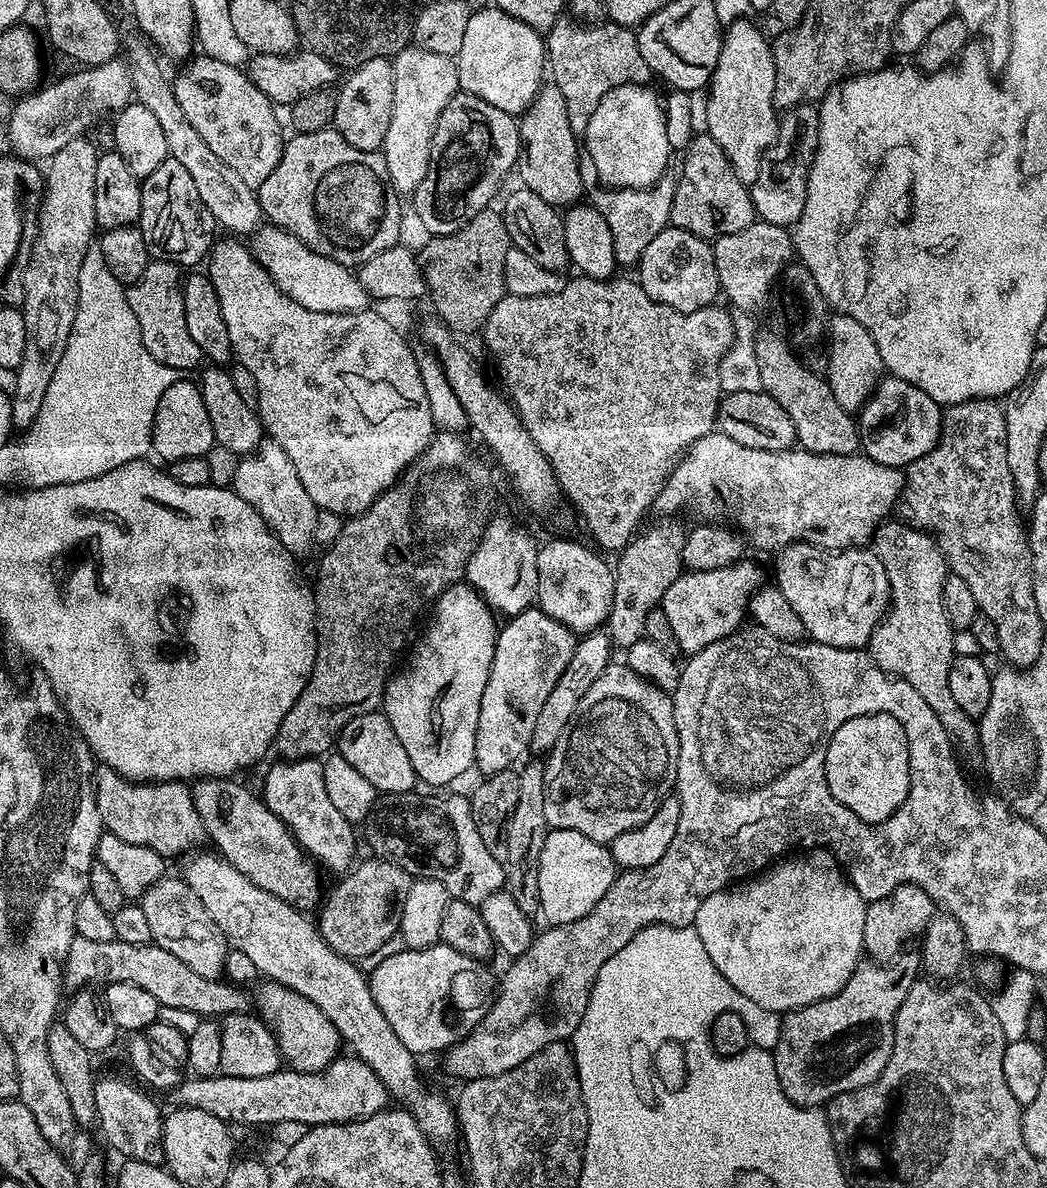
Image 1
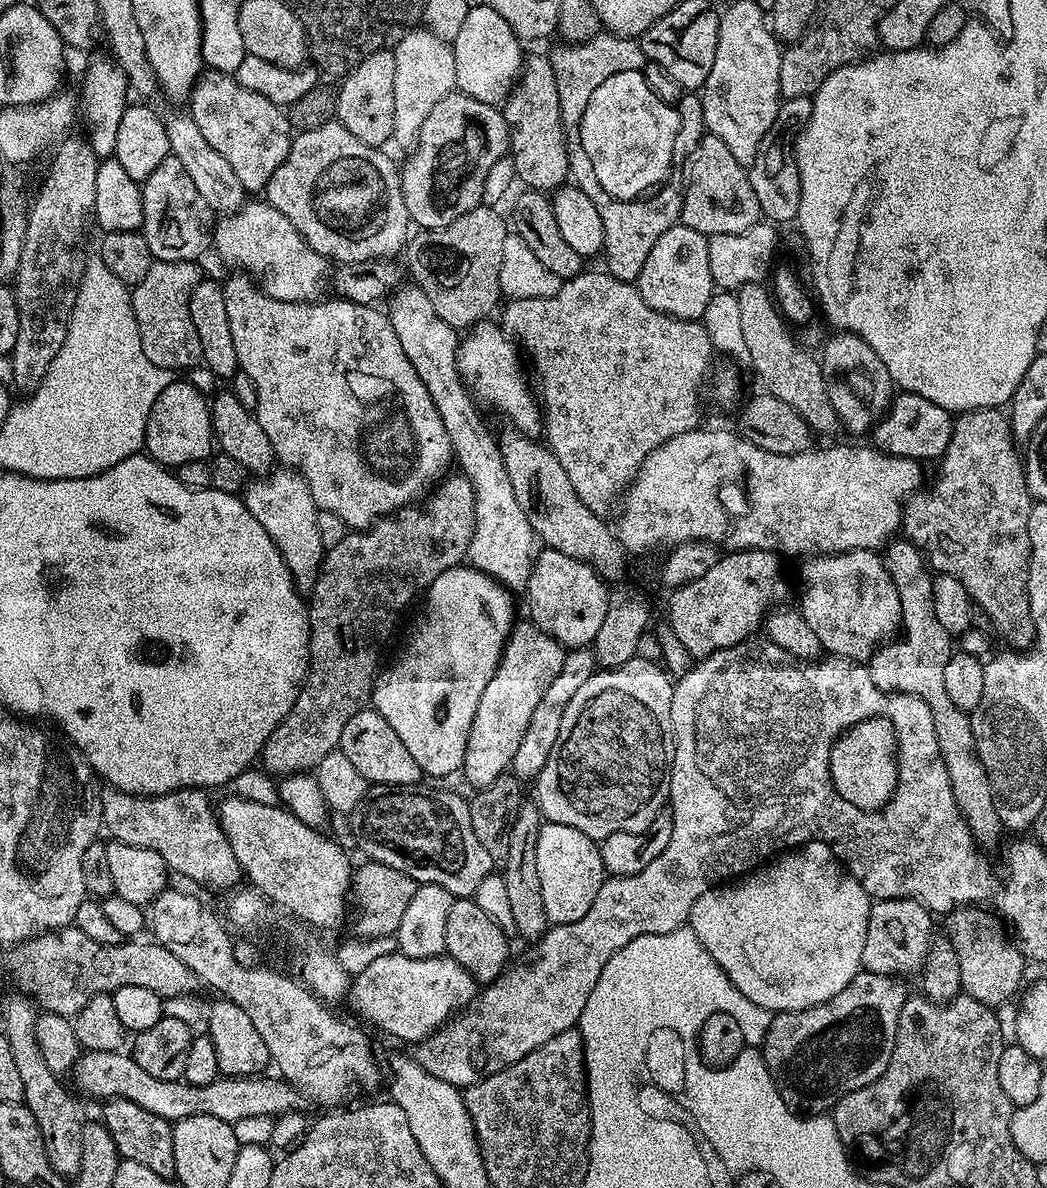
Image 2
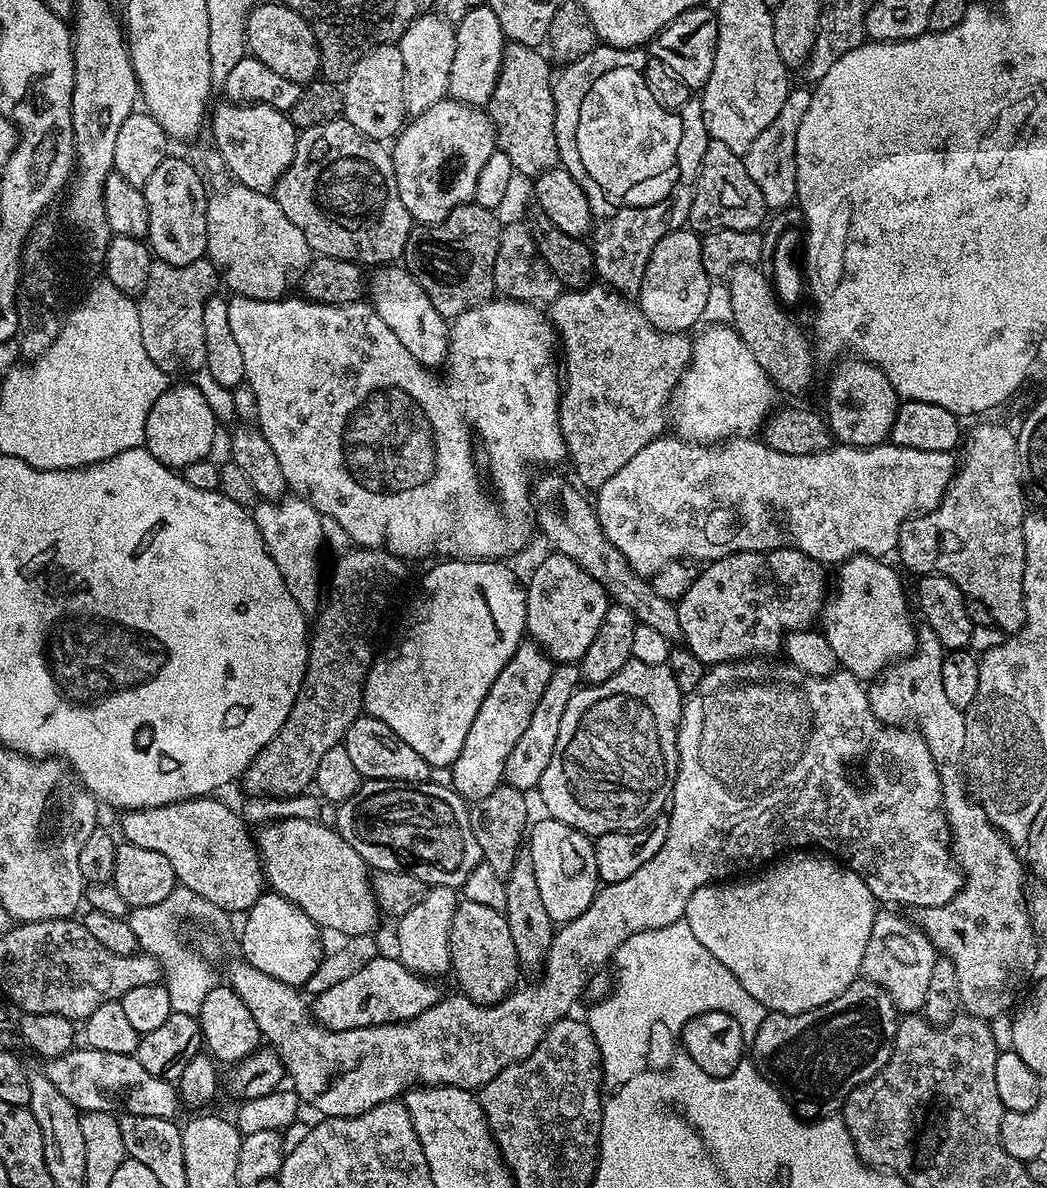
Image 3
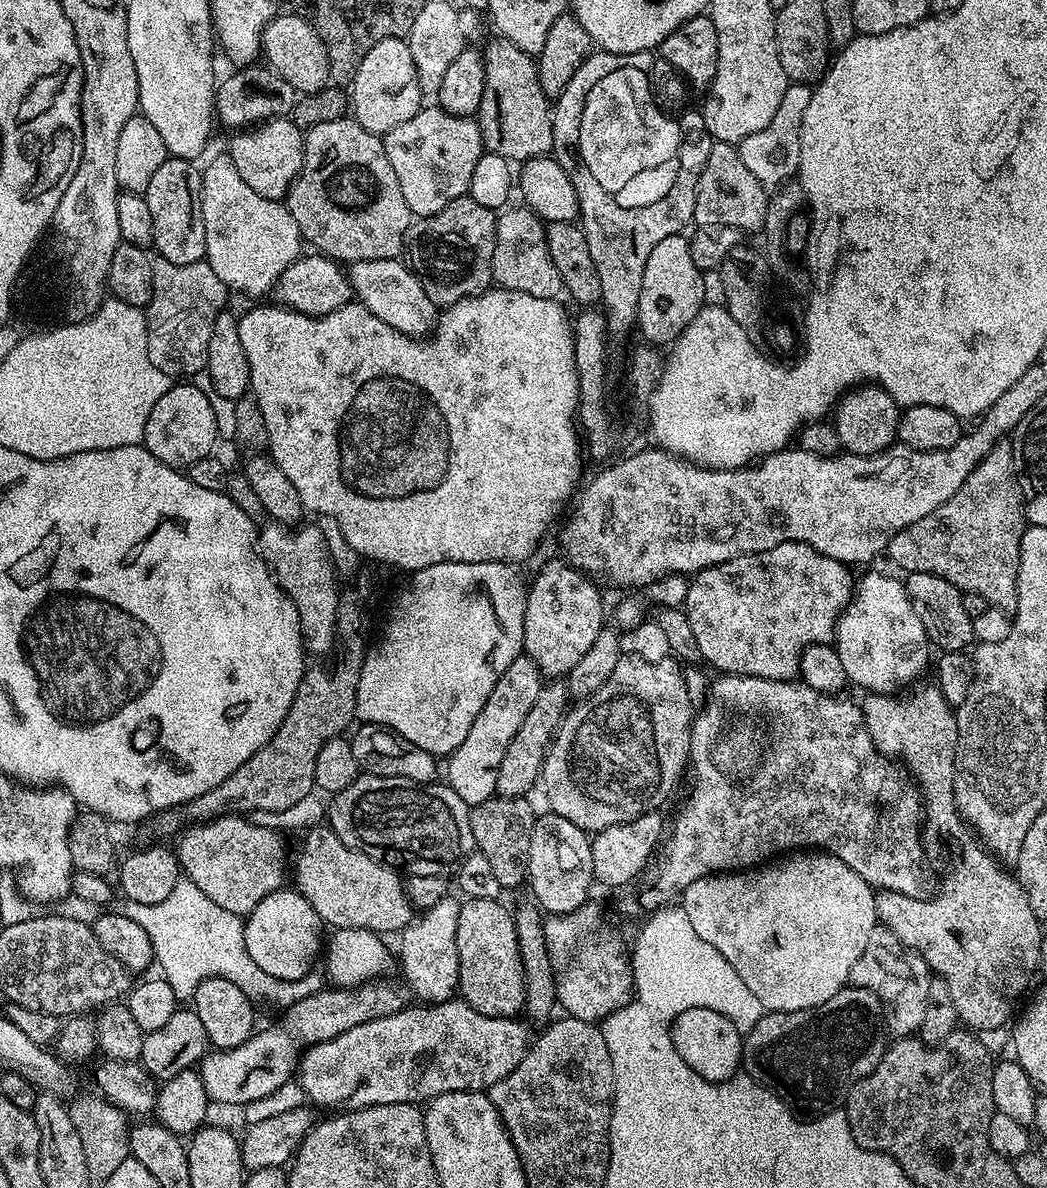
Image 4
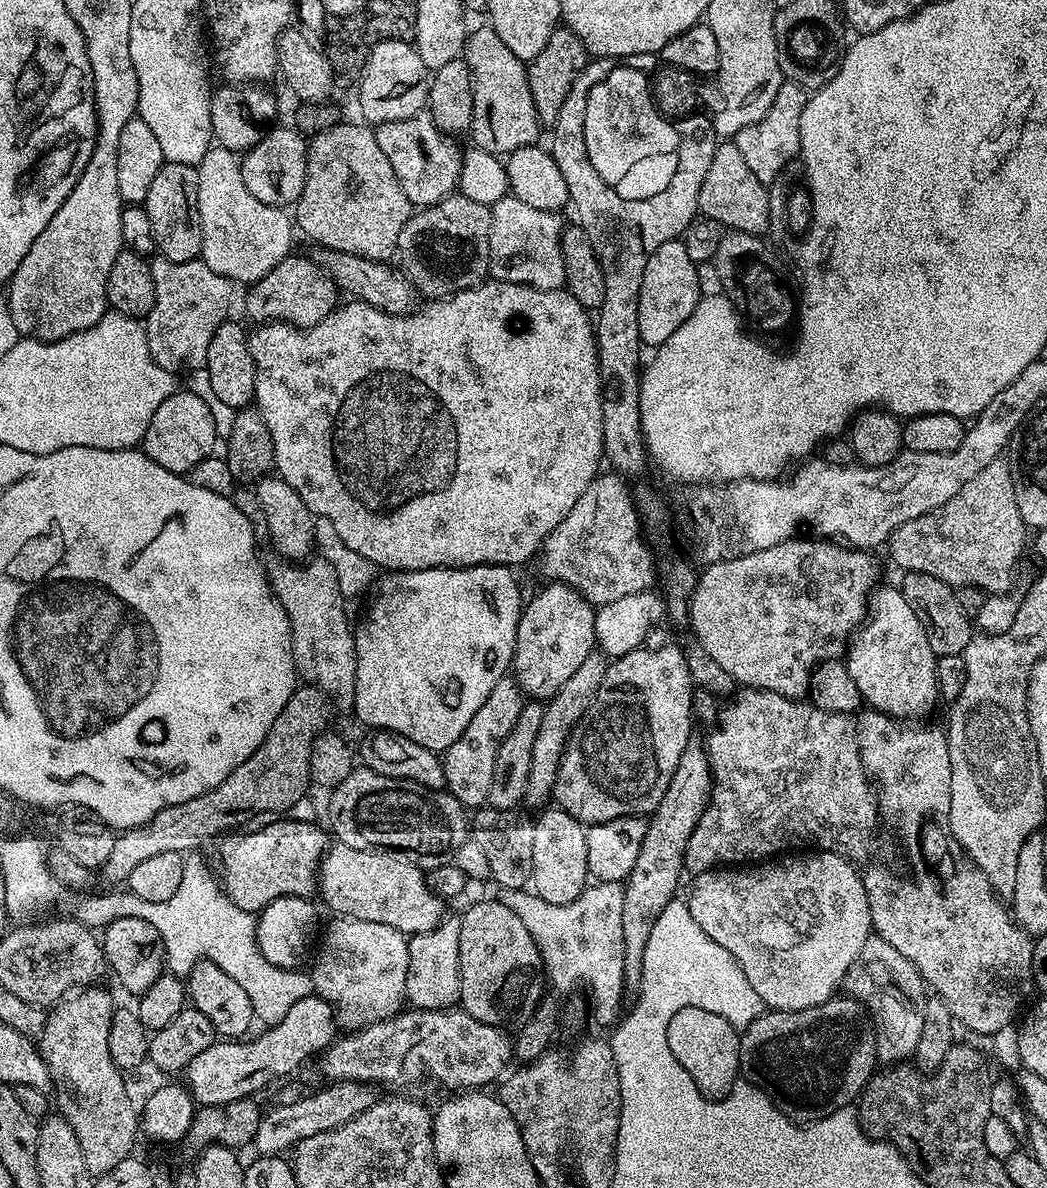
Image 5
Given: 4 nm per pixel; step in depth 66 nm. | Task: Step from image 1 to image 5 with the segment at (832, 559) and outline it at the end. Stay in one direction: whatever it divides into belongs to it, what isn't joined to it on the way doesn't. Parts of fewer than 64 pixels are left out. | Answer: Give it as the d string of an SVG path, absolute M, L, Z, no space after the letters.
M877 587L870 597L870 615L856 629L847 649L846 663L850 670L850 678L854 678L854 686L858 686L860 699L867 707L897 720L915 721L917 718L928 718L938 705L938 682L936 681L936 658L926 642L926 634L922 630L922 622L918 622L918 614L910 607L910 602L901 594L899 587Z

